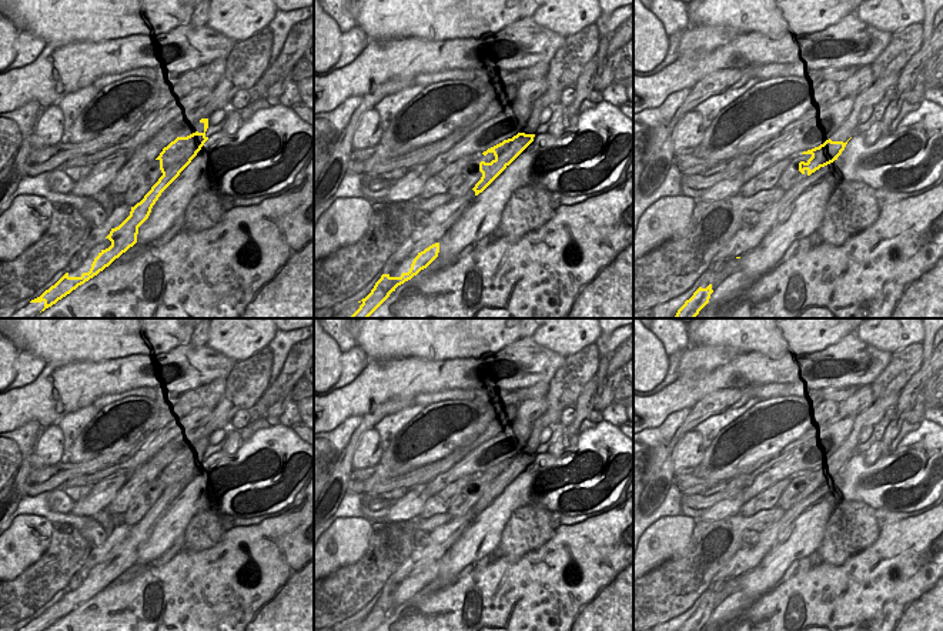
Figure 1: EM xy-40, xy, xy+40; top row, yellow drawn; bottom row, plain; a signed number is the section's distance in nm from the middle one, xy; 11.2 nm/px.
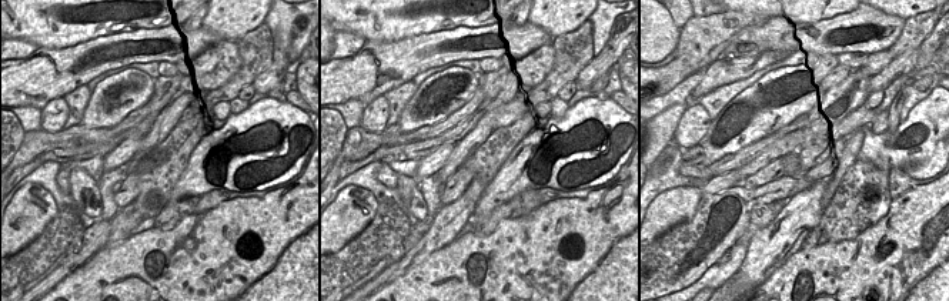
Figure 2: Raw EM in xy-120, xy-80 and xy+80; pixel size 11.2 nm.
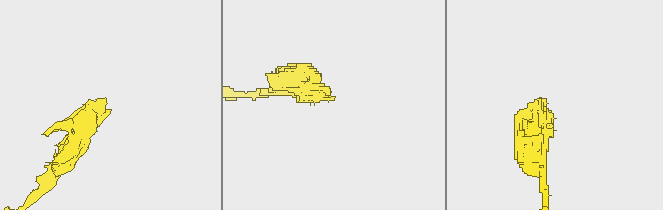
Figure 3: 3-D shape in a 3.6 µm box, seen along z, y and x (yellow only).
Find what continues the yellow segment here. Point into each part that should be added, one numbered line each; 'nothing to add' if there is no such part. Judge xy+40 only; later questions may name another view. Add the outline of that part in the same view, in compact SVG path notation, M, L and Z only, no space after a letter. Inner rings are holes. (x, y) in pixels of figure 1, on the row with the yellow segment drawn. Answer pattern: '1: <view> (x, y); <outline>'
1: xy+40 (875, 93); M889 73L886 77L880 77L869 89L859 94L855 99L850 116L836 130L830 140L846 143L859 126L860 111L865 107L876 106L885 97L886 90L896 86L899 76L900 73Z

